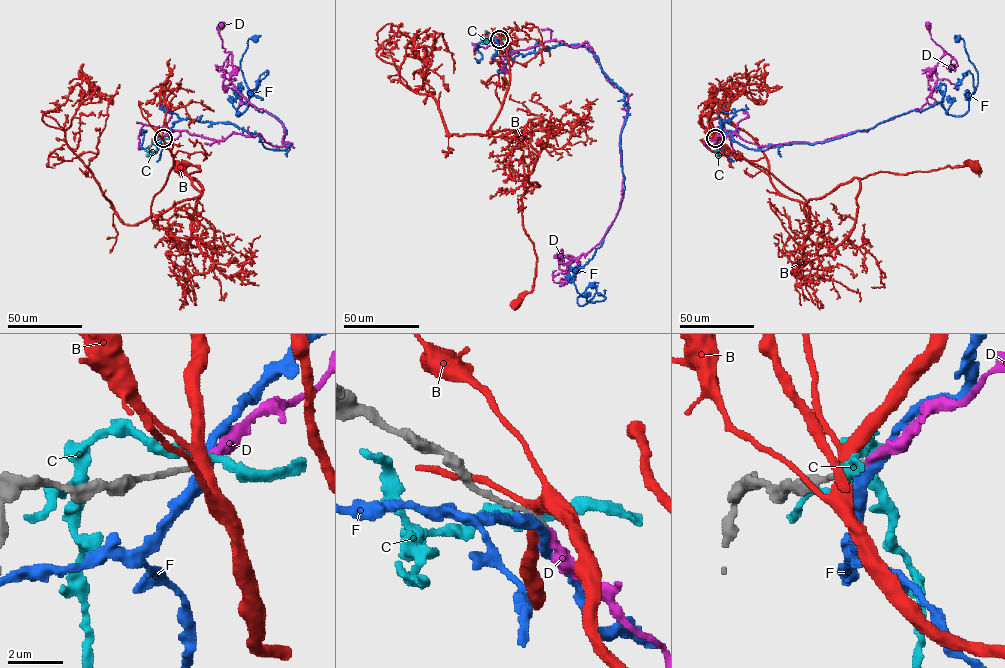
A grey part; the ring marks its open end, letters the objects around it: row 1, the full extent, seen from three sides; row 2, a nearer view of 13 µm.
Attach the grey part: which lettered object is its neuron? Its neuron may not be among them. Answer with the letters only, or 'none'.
D

